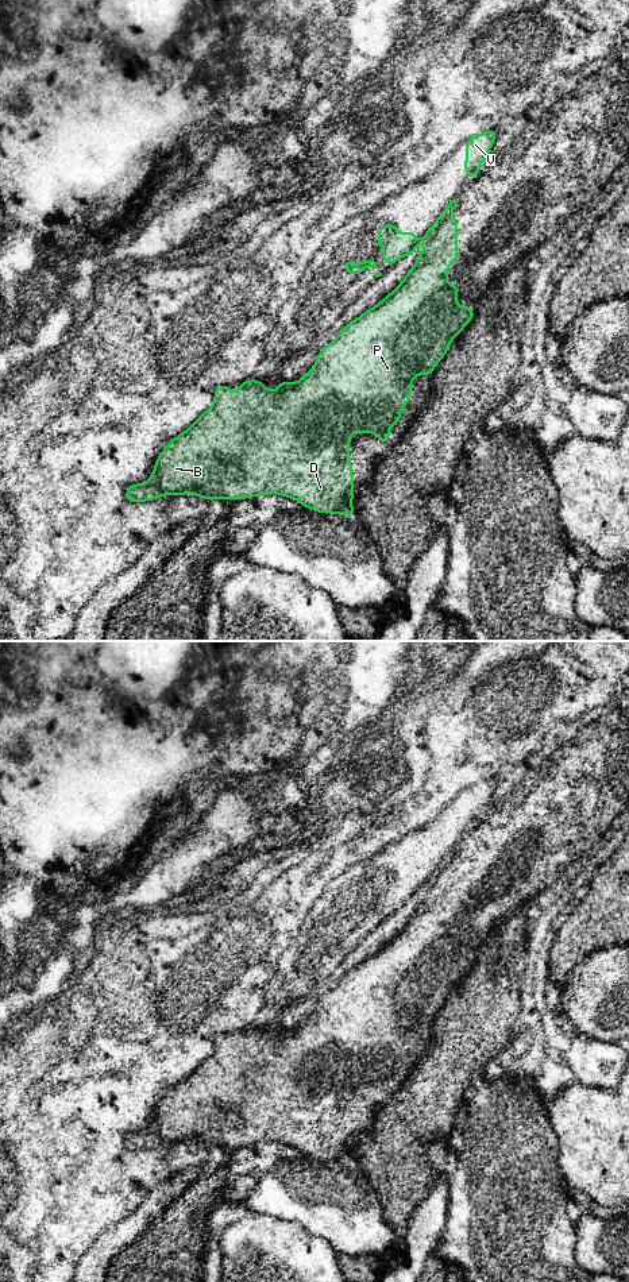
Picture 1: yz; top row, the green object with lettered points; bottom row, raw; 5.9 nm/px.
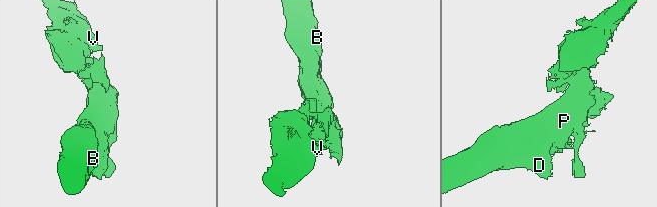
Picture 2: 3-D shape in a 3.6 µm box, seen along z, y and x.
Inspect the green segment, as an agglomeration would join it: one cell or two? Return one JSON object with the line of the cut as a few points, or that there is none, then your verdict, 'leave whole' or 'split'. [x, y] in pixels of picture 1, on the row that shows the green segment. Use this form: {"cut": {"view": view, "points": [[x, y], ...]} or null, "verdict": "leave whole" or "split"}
{"cut": {"view": "yz", "points": [[448, 217], [427, 246]]}, "verdict": "split"}

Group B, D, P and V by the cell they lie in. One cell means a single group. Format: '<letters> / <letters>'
B D P / V

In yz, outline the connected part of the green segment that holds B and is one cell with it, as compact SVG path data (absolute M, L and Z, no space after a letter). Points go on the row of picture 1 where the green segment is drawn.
M458 217L452 220L448 219L440 228L435 239L427 246L427 250L418 256L410 271L405 275L402 282L381 302L367 312L360 314L358 318L352 320L346 325L336 339L325 345L319 354L314 366L308 371L308 374L294 383L281 379L279 386L275 391L270 391L262 385L261 379L248 379L239 383L239 393L236 395L231 394L229 385L217 386L213 390L215 401L213 406L204 412L196 418L193 425L185 432L175 436L174 440L169 441L166 448L155 460L155 470L150 475L146 483L131 484L126 489L126 497L130 502L144 502L154 501L161 495L181 495L181 494L194 494L201 499L244 499L256 495L266 494L279 494L290 499L298 501L304 507L316 510L321 514L337 513L339 515L355 518L355 510L352 509L352 497L355 480L352 478L352 464L350 462L350 439L359 429L362 436L377 435L382 437L374 440L381 444L390 443L387 437L390 428L401 421L401 409L409 403L412 395L412 381L416 375L425 374L425 378L431 378L433 367L445 356L448 347L451 345L454 337L463 331L463 328L474 318L475 310L468 306L458 306L456 298L459 294L459 287L454 283L447 283L445 277L448 274L448 266L455 264L458 254Z

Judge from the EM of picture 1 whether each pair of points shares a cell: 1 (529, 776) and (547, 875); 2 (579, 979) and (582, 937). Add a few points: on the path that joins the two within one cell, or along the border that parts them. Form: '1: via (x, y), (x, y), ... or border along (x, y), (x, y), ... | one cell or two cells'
1: via (535, 800), (541, 807), (543, 850) | one cell
2: border along (608, 946), (594, 949), (572, 968) | two cells

